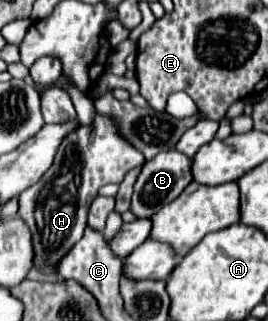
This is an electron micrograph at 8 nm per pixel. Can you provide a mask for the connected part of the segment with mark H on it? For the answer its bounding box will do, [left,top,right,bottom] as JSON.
[19,112,143,274]

